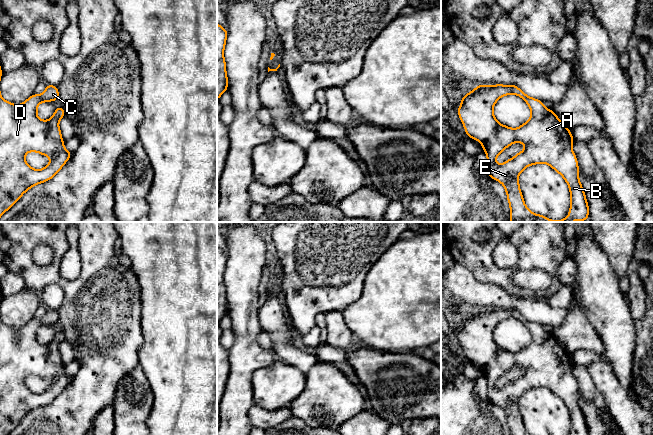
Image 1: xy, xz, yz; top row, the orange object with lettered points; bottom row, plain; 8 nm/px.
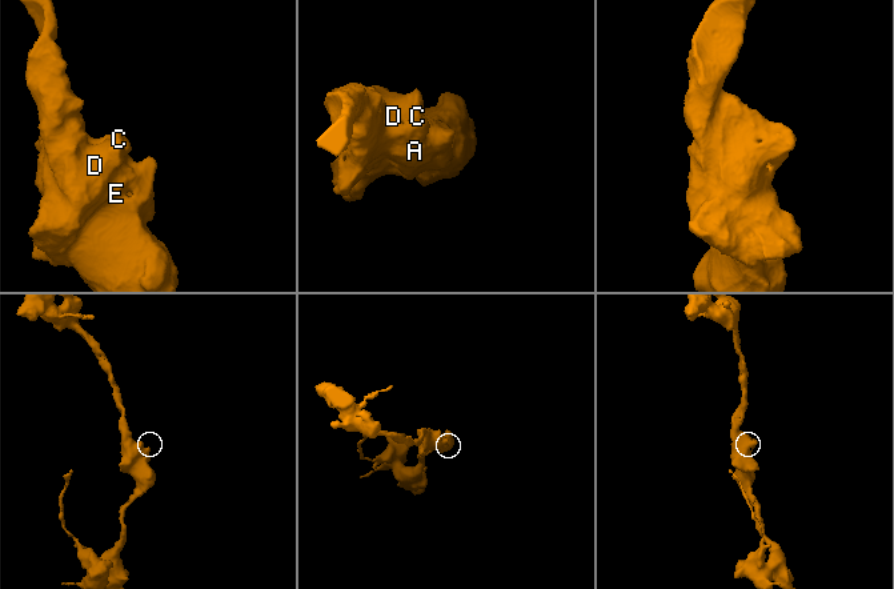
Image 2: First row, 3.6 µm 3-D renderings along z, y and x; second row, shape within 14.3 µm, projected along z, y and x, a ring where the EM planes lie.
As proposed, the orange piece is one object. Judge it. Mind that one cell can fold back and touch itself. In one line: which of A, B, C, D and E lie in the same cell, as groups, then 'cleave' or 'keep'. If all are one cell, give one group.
A B C D E; keep

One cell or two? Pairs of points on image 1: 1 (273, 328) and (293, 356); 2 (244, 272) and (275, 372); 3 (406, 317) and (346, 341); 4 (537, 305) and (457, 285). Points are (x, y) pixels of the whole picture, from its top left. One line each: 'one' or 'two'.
1: one
2: two
3: two
4: one

